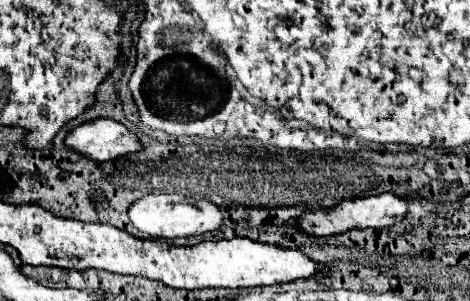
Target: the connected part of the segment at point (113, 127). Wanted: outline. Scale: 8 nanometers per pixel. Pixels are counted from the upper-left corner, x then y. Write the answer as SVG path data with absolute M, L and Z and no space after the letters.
M96 118L74 128L68 134L66 144L72 150L94 158L96 162L116 160L120 156L142 150L138 136L124 124L110 118Z

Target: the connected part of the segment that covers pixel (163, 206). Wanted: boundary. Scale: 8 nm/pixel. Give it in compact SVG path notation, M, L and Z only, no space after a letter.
M150 194L144 196L142 200L136 200L128 216L132 224L146 236L150 238L160 238L160 240L170 240L178 236L192 236L192 234L204 234L210 230L218 230L224 224L222 210L208 202L208 200L196 200L188 198L184 194Z

